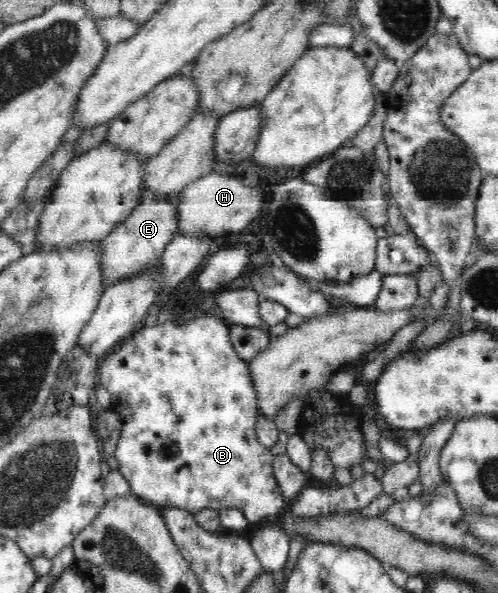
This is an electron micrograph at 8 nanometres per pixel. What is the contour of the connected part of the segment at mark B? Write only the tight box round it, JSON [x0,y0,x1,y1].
[97,313,285,526]

